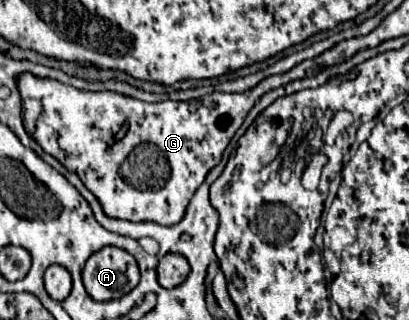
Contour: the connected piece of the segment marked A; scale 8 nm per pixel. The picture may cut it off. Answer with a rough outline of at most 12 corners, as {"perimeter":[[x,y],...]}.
{"perimeter":[[118,247],[90,255],[86,293],[110,301],[140,279],[136,259]]}

